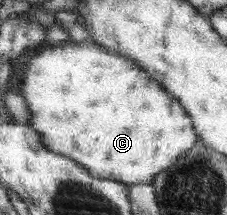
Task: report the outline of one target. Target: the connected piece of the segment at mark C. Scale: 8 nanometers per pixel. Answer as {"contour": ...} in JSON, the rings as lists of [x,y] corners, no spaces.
{"contour":[[[72,40],[49,44],[47,47],[41,47],[37,53],[27,55],[27,58],[22,61],[19,73],[19,80],[21,82],[16,85],[16,91],[23,95],[27,106],[29,106],[29,110],[31,110],[29,124],[39,132],[41,139],[45,140],[47,148],[50,148],[51,151],[59,152],[61,155],[66,155],[77,161],[77,163],[83,164],[83,167],[86,167],[92,176],[120,180],[126,184],[152,184],[154,178],[159,173],[162,173],[167,167],[173,166],[182,157],[182,154],[185,154],[187,150],[190,150],[198,142],[198,134],[195,131],[194,122],[189,112],[179,103],[179,100],[166,91],[166,87],[163,87],[163,84],[152,78],[150,73],[144,71],[135,60],[115,54],[115,52],[111,52],[103,46],[99,46],[99,44],[90,43],[89,41],[77,43]]]}

